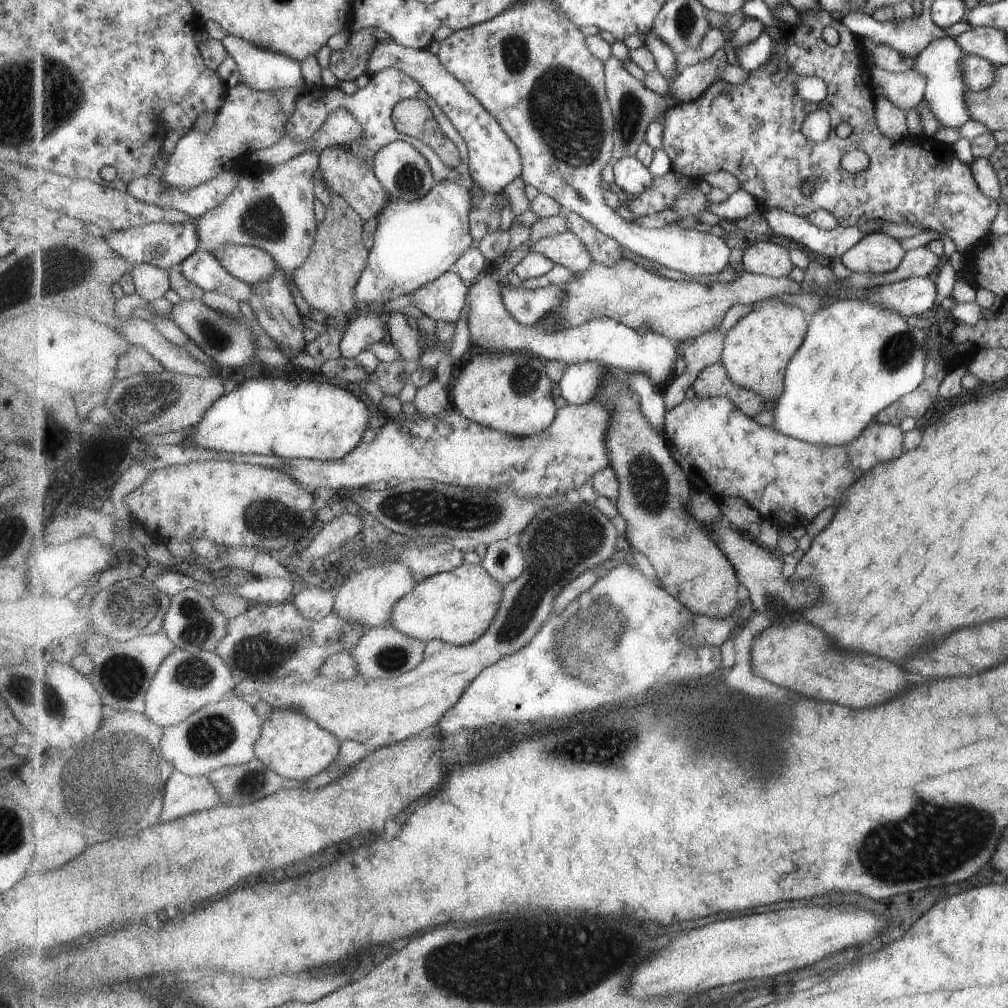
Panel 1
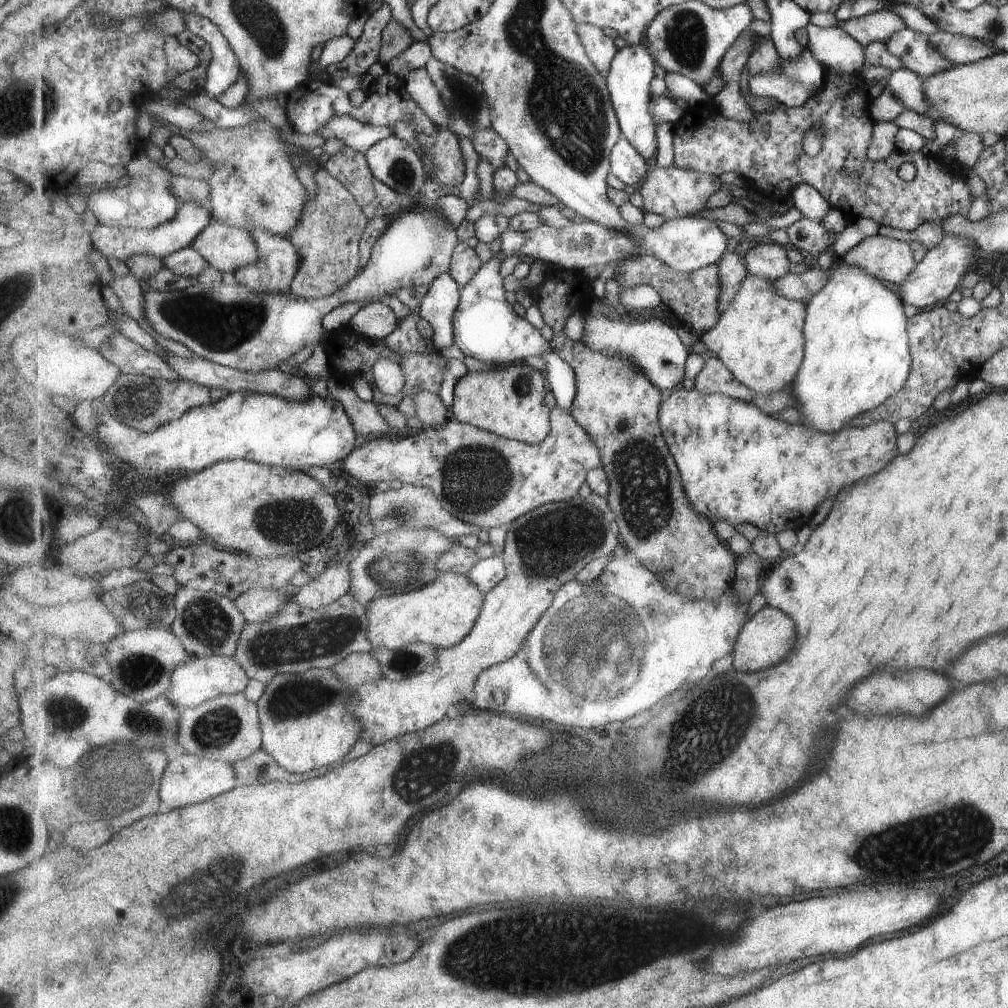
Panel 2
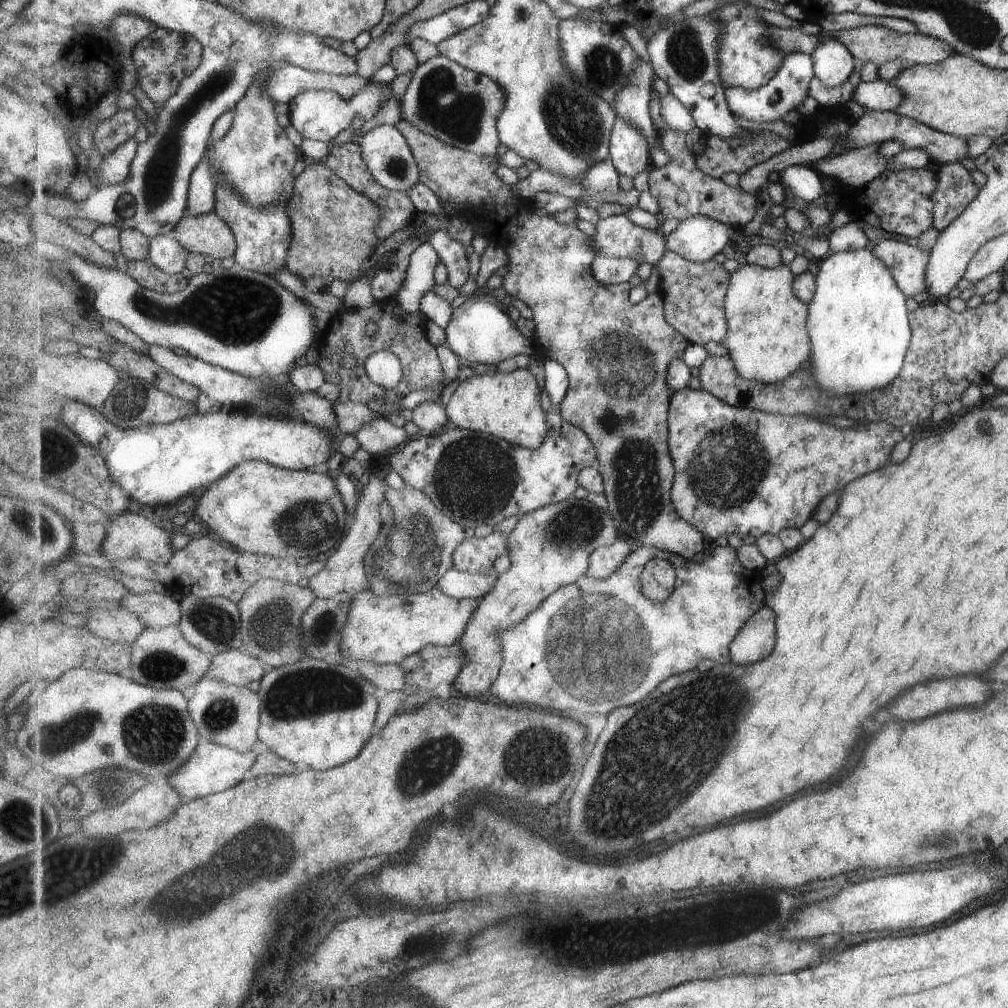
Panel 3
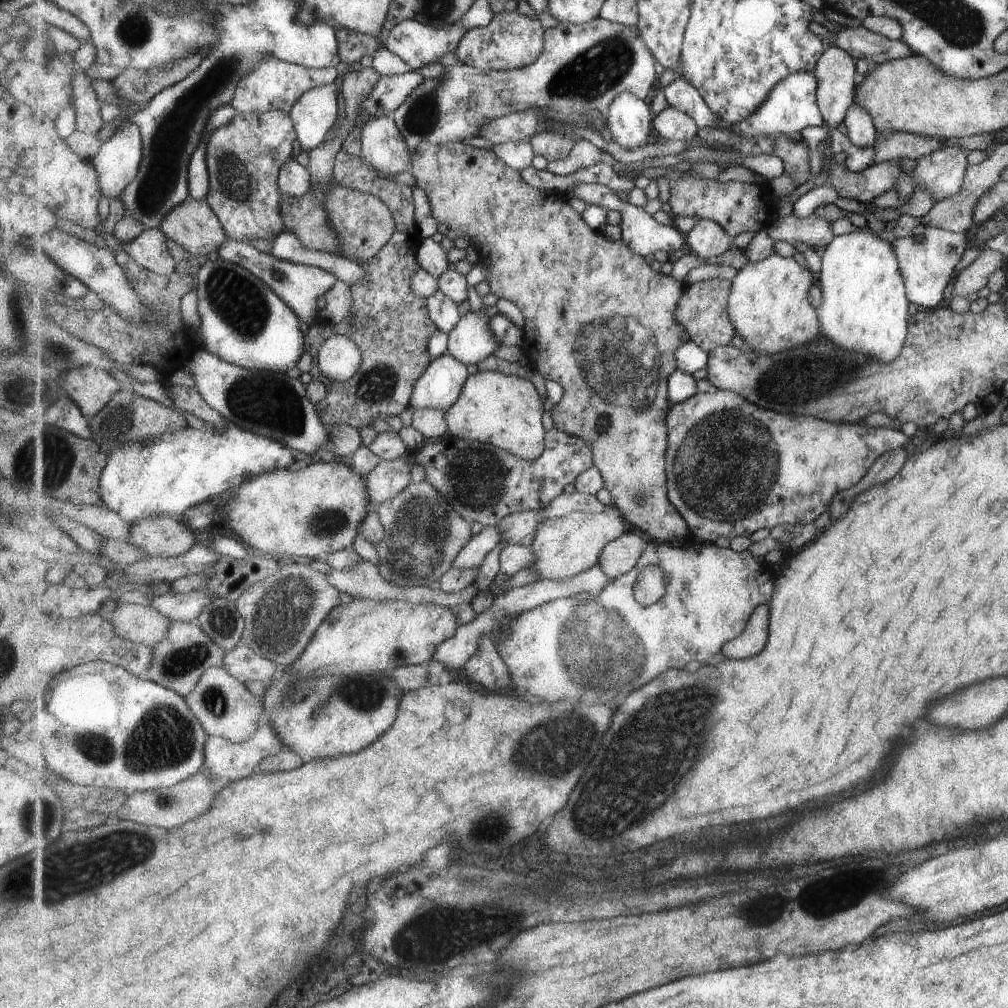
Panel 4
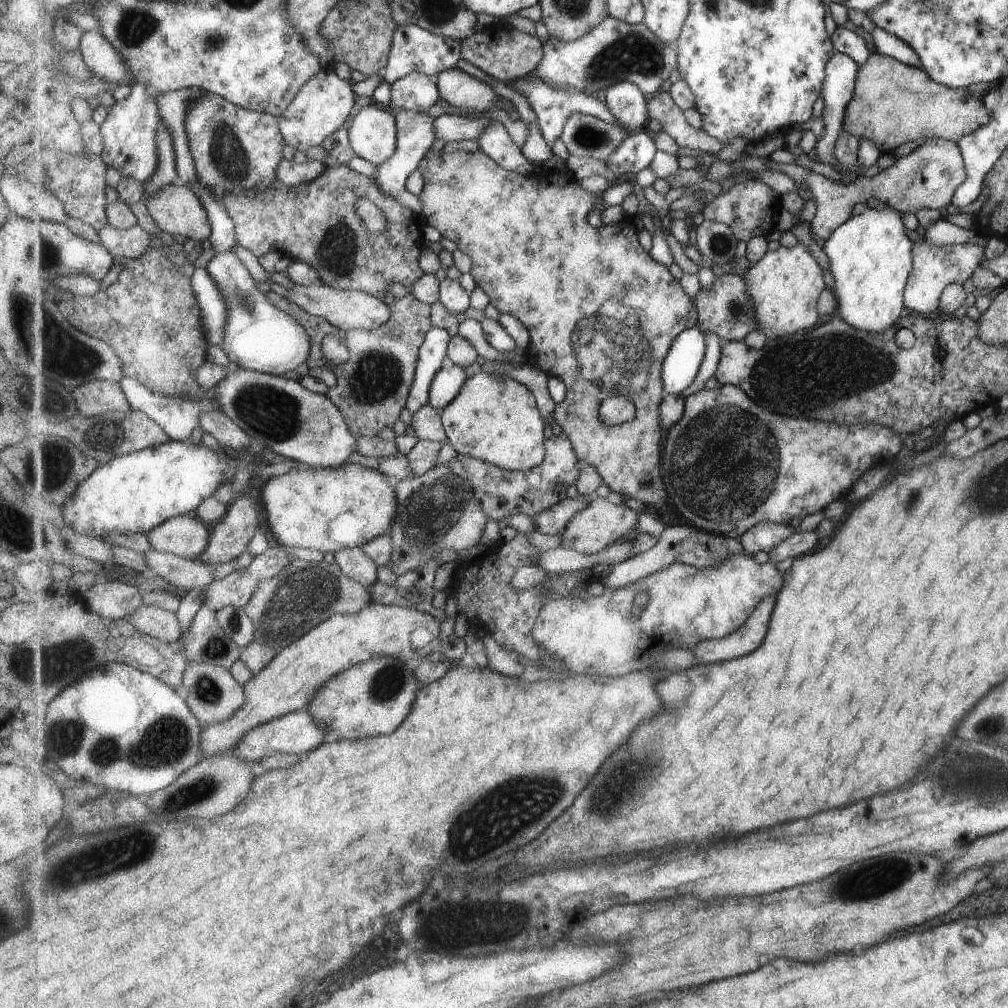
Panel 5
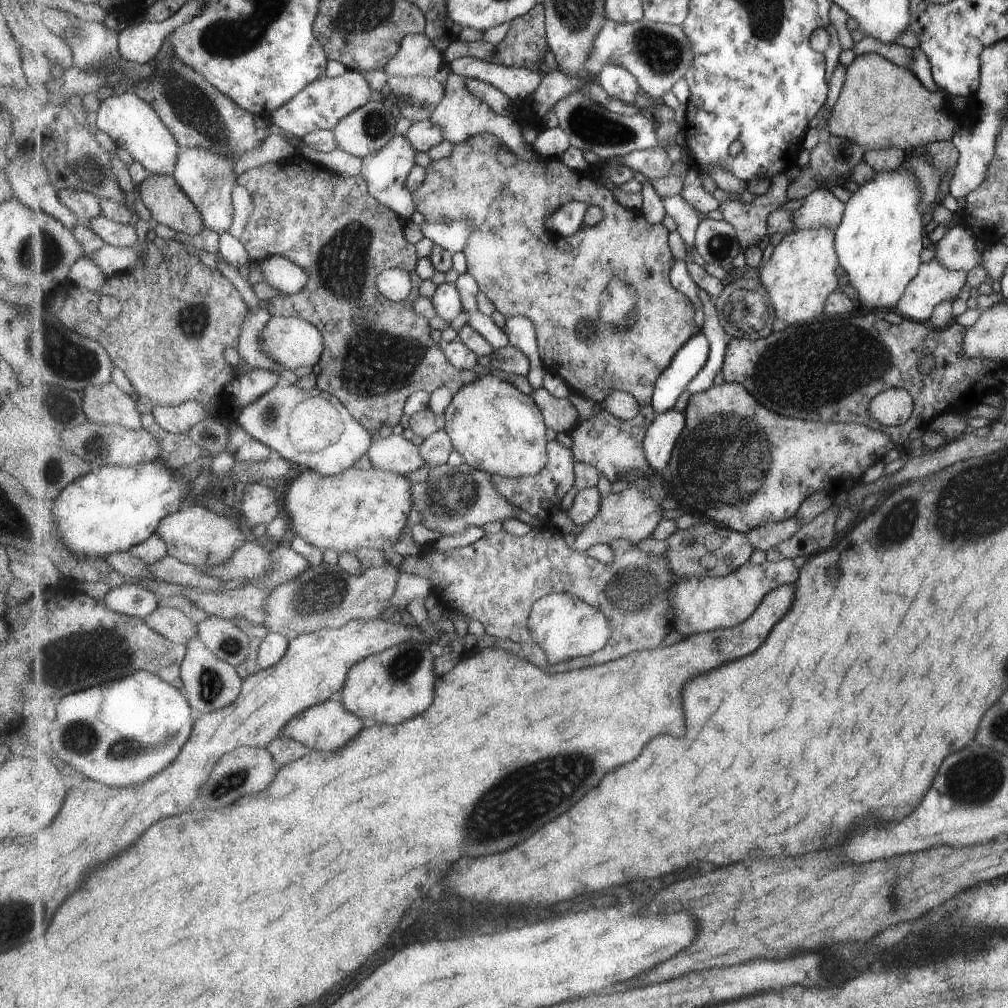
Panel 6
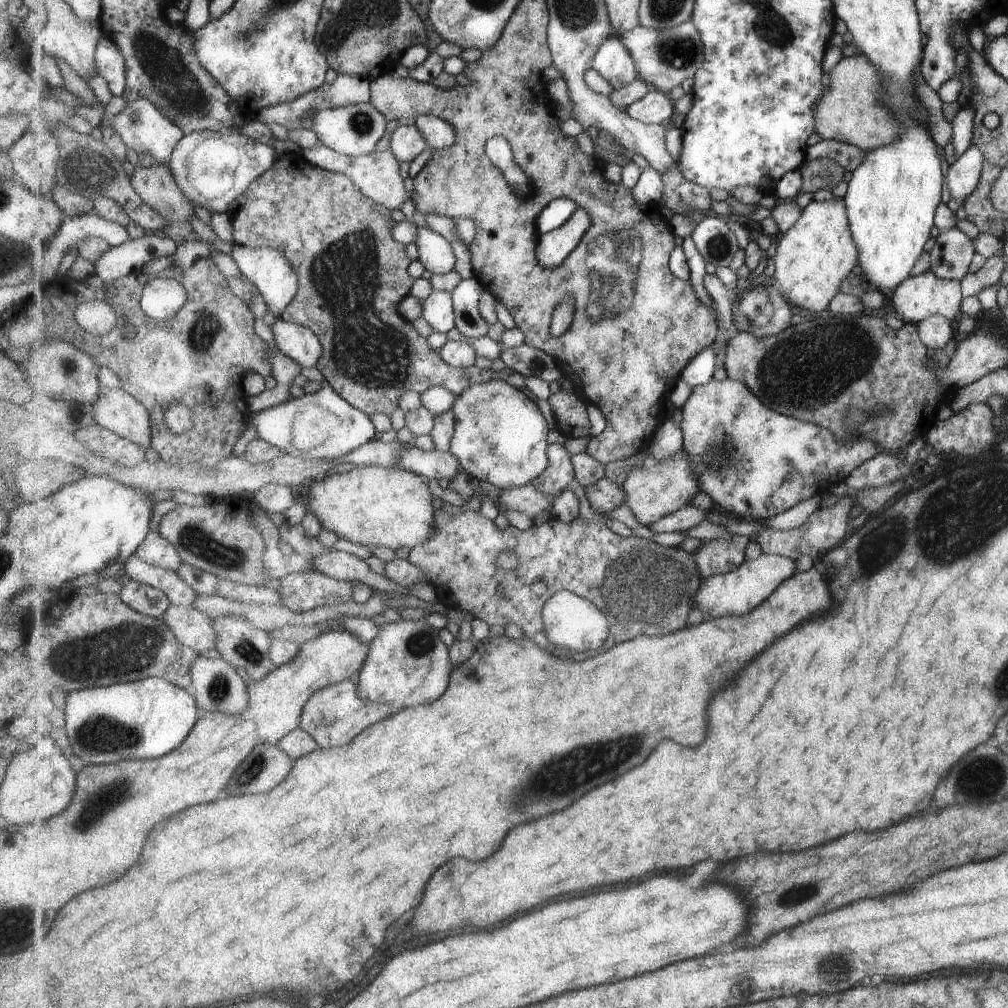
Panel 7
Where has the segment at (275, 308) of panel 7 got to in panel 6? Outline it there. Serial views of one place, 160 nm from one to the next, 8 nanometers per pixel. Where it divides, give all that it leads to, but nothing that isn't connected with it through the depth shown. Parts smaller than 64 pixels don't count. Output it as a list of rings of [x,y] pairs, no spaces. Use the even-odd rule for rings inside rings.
[[[278,254],[267,256],[265,260],[250,260],[250,267],[259,267],[263,279],[269,282],[275,292],[284,296],[294,295],[303,290],[309,282],[309,273],[296,263]]]

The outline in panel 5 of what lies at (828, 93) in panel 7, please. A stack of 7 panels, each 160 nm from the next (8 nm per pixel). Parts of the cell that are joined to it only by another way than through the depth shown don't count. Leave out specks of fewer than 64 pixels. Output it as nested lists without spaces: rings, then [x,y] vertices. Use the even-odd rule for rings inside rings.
[[[871,53],[868,55],[867,60],[858,66],[856,77],[854,80],[854,89],[851,92],[851,100],[847,102],[845,105],[845,112],[843,112],[843,122],[842,122],[842,130],[848,133],[851,133],[853,136],[857,138],[859,136],[863,138],[868,138],[871,142],[875,145],[875,148],[882,154],[891,154],[895,152],[896,148],[903,144],[903,142],[909,142],[916,139],[943,139],[946,141],[953,141],[959,140],[962,136],[966,134],[972,133],[974,130],[977,130],[979,126],[983,126],[987,124],[989,120],[991,120],[991,111],[986,109],[981,102],[983,95],[988,91],[990,86],[993,84],[991,83],[975,83],[969,85],[968,87],[963,88],[949,88],[945,85],[939,84],[934,81],[932,78],[928,76],[928,73],[924,71],[921,67],[915,68],[906,64],[903,64],[901,61],[895,60],[894,58],[880,55],[879,53]]]

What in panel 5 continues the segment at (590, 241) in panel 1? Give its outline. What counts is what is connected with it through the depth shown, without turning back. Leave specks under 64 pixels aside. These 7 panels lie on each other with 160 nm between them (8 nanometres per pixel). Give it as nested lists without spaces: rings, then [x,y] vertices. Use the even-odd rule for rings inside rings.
[[[724,274],[715,276],[710,289],[701,289],[696,294],[695,303],[700,313],[698,325],[703,332],[710,330],[728,342],[743,341],[751,330],[758,328],[756,306],[744,286],[746,282],[742,276]]]

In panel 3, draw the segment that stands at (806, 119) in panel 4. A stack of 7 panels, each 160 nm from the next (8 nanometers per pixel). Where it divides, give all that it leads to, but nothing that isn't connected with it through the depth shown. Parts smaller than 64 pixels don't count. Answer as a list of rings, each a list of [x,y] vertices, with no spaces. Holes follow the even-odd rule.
[[[801,52],[789,53],[789,58],[785,58],[785,64],[769,84],[757,90],[745,90],[741,86],[726,88],[725,98],[734,114],[757,122],[757,124],[771,124],[771,122],[783,122],[782,118],[788,112],[801,108],[801,104],[807,100],[809,92],[809,82],[815,77],[814,61],[809,54]]]

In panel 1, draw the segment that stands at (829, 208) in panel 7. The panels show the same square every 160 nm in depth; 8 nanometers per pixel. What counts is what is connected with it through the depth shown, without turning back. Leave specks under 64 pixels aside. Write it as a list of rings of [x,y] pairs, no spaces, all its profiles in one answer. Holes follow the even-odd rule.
[[[782,298],[765,299],[755,304],[756,309],[728,332],[721,361],[736,385],[776,402],[785,392],[789,361],[808,335],[809,316],[802,308],[785,303]]]

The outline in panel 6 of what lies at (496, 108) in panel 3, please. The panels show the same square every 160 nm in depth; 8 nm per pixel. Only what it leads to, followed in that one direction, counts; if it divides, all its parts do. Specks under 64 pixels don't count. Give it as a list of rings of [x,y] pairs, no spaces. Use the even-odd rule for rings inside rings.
[[[646,18],[634,23],[618,23],[609,19],[601,29],[583,70],[598,76],[607,65],[622,66],[638,78],[643,93],[660,101],[661,96],[671,91],[675,83],[689,72],[695,55],[692,40],[682,25],[656,23]],[[397,135],[389,144],[380,151],[363,158],[362,175],[367,181],[367,186],[372,195],[378,198],[381,204],[392,208],[404,220],[411,220],[417,212],[413,193],[409,192],[409,172],[415,166],[417,151],[412,142],[404,135]]]

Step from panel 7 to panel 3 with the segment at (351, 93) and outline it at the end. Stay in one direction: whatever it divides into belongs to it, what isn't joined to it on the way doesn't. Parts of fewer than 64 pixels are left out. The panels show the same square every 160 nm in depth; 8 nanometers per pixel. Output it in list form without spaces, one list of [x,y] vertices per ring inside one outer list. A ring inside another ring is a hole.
[[[306,90],[298,94],[291,102],[292,126],[305,139],[330,142],[339,132],[349,128],[353,124],[353,118],[357,114],[357,95],[345,100],[335,91]]]

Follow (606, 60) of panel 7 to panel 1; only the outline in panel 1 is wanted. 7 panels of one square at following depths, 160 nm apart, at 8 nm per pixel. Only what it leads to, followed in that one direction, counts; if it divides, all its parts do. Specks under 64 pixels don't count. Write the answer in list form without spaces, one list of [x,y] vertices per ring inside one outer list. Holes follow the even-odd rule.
[[[637,155],[626,156],[614,164],[616,184],[634,198],[643,194],[654,181],[650,167],[645,166]]]

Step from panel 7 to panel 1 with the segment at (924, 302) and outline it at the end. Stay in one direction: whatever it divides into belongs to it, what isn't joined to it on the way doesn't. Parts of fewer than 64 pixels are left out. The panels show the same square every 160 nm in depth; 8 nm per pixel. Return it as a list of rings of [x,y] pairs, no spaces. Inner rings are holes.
[[[869,233],[848,248],[837,260],[853,273],[886,274],[904,258],[900,242],[883,233]]]

